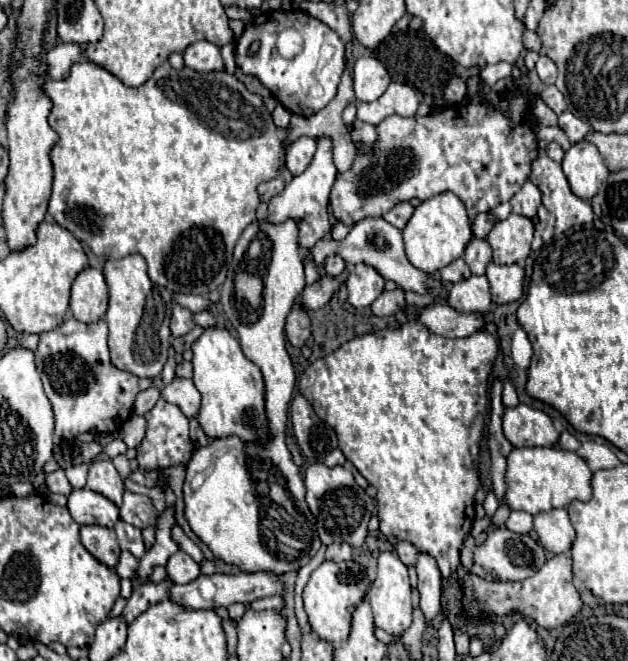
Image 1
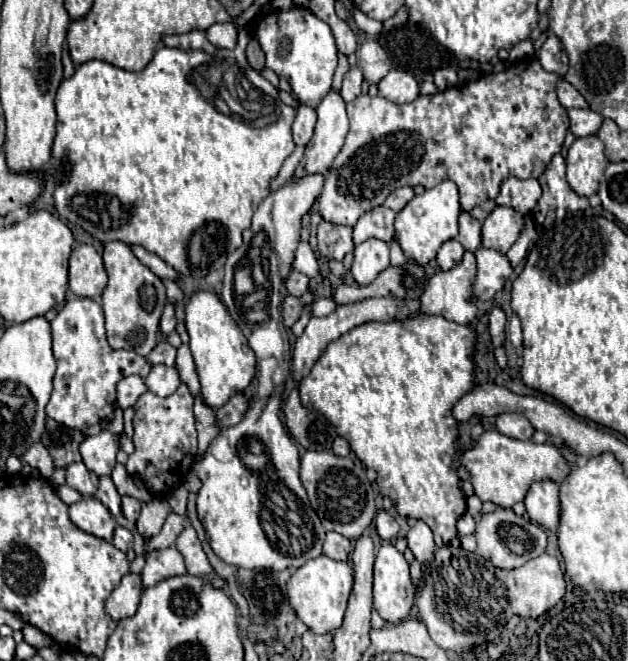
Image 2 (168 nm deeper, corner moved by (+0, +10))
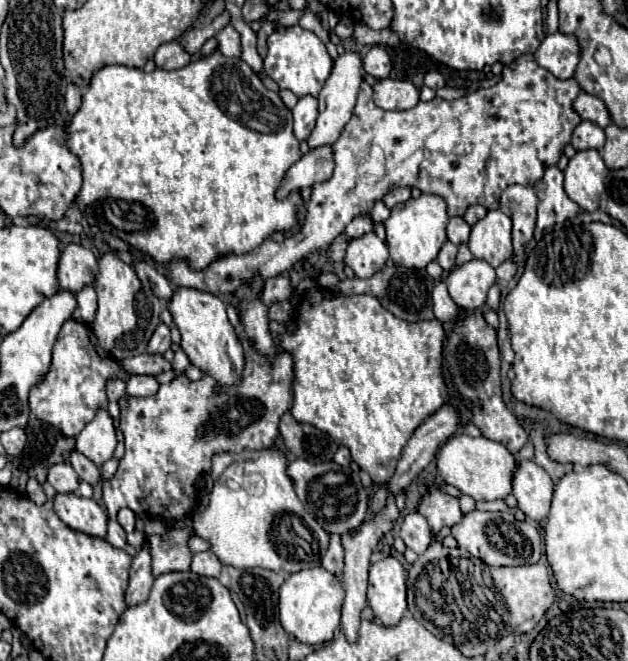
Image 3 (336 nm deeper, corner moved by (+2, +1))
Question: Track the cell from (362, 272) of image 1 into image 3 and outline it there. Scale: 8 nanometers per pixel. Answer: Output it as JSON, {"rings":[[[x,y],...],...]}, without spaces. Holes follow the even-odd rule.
{"rings":[[[375,231],[351,239],[345,253],[345,265],[349,265],[355,271],[355,275],[363,279],[379,271],[387,259],[389,259],[387,245],[375,235]]]}

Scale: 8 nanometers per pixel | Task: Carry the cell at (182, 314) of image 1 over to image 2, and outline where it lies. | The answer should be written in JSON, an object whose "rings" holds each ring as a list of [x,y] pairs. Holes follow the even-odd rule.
{"rings":[[[165,304],[163,316],[161,316],[161,334],[167,336],[167,334],[175,332],[175,324],[177,324],[177,318],[175,318],[175,306],[173,306],[173,304]]]}

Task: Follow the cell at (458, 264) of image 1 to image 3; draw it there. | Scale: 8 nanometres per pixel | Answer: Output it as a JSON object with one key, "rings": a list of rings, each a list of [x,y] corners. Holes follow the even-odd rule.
{"rings":[[[445,241],[439,255],[437,255],[437,261],[443,267],[443,273],[449,273],[455,267],[455,257],[457,257],[457,247],[453,243]]]}

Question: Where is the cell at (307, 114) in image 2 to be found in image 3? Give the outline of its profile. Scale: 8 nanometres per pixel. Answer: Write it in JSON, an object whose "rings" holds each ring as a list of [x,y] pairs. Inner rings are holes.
{"rings":[[[305,95],[305,99],[299,99],[293,107],[293,119],[295,119],[295,137],[299,141],[305,141],[317,121],[317,99],[313,95]]]}

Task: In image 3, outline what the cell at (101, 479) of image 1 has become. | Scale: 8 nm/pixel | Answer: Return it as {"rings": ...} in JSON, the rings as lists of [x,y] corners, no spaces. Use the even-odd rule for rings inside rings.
{"rings":[[[97,409],[95,419],[85,425],[85,429],[75,437],[75,449],[89,457],[97,467],[101,467],[107,459],[113,457],[113,449],[117,445],[113,419],[107,409]]]}

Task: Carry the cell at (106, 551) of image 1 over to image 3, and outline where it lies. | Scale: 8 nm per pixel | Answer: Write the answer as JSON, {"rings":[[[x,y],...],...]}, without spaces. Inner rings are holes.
{"rings":[[[57,493],[53,509],[61,521],[75,531],[83,531],[93,537],[105,537],[107,533],[107,515],[93,499],[79,497],[75,493]]]}

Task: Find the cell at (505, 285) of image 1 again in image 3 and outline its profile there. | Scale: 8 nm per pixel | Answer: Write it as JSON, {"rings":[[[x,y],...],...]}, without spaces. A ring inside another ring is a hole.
{"rings":[[[473,259],[469,263],[463,263],[461,267],[453,267],[453,271],[447,273],[445,283],[451,299],[467,309],[481,309],[487,299],[487,291],[497,279],[495,269],[479,259]]]}

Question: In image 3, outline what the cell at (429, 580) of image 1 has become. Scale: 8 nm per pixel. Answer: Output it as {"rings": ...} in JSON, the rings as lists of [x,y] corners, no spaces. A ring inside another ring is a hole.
{"rings":[[[409,513],[405,515],[401,523],[401,539],[409,549],[413,549],[417,555],[421,555],[429,543],[431,543],[431,531],[427,525],[427,519],[421,513]]]}

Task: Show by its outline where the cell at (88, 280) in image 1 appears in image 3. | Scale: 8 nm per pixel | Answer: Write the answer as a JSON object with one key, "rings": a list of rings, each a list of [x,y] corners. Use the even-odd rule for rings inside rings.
{"rings":[[[69,243],[59,255],[59,263],[57,263],[59,287],[77,293],[85,285],[93,285],[95,277],[97,277],[95,255],[87,247]]]}

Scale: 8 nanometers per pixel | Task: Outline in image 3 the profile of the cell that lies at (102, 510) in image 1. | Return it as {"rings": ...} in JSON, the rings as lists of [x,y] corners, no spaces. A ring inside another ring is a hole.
{"rings":[[[57,463],[49,467],[47,481],[55,487],[57,493],[73,493],[79,487],[79,475],[69,463]]]}

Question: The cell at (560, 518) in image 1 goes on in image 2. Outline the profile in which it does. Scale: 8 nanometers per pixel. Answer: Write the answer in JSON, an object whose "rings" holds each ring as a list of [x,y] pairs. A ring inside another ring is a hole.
{"rings":[[[537,482],[531,486],[525,498],[527,514],[531,522],[537,522],[549,532],[557,532],[559,518],[561,518],[561,504],[559,504],[559,486],[555,482]]]}

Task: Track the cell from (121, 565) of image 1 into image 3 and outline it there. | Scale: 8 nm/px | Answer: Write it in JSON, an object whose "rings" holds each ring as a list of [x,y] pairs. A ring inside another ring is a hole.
{"rings":[[[109,519],[109,523],[107,523],[109,527],[107,527],[107,541],[113,545],[113,547],[119,547],[119,549],[123,549],[125,545],[127,545],[127,541],[125,541],[125,531],[123,531],[123,527],[117,523],[117,519]]]}

